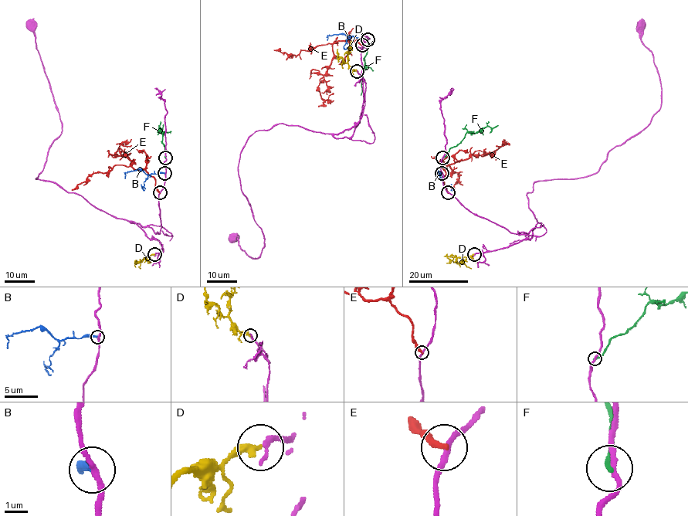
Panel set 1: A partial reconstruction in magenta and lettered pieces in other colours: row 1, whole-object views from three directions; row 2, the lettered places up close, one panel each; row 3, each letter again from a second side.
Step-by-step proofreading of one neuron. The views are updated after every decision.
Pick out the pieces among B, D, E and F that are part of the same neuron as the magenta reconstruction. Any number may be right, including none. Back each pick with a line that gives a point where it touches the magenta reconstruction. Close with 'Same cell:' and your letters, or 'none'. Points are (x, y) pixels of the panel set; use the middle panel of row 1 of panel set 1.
D: meets magenta at (357, 71)
Same cell: D

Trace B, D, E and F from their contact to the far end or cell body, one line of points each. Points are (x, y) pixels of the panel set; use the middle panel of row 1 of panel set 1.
B: (367, 39), (339, 34), (329, 35), (327, 40)
D: (357, 71), (354, 71), (347, 62), (352, 42)
E: (361, 45), (356, 40), (333, 44), (332, 62), (318, 88), (323, 100), (333, 93)
F: (367, 40), (360, 95)

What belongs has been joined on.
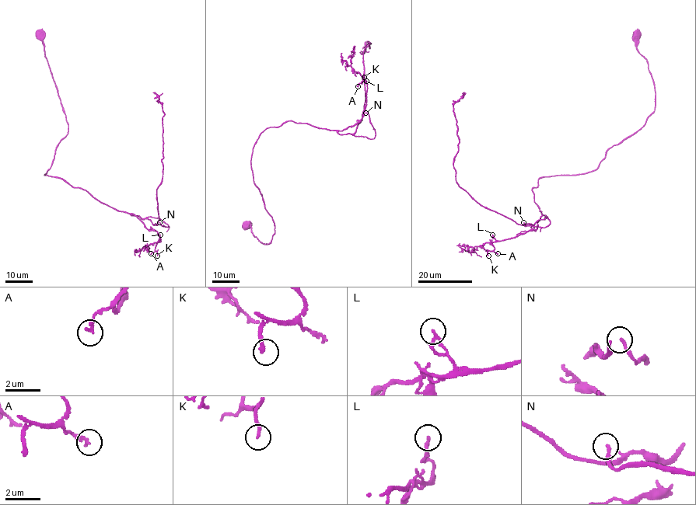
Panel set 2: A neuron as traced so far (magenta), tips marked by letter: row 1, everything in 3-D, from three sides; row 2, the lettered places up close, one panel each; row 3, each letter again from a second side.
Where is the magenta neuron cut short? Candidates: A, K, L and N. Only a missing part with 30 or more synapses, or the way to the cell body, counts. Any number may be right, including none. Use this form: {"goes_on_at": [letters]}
{"goes_on_at": ["K"]}

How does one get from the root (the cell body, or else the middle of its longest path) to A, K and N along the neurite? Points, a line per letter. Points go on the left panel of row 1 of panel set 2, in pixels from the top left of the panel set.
A: (40, 36), (68, 123), (68, 133), (44, 175), (62, 179), (103, 203), (134, 214), (160, 237), (151, 253)
K: (40, 36), (68, 123), (68, 133), (44, 175), (62, 179), (103, 203), (134, 214), (160, 237), (157, 255)
N: (40, 36), (68, 123), (44, 175), (62, 179), (119, 210), (159, 217), (169, 227), (159, 222)

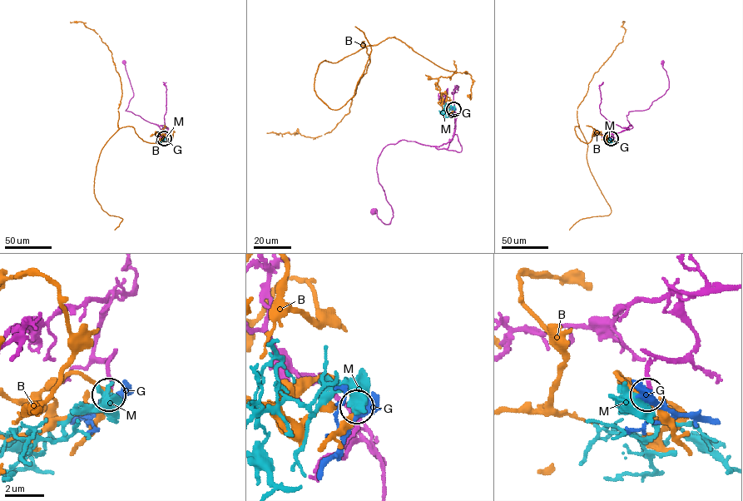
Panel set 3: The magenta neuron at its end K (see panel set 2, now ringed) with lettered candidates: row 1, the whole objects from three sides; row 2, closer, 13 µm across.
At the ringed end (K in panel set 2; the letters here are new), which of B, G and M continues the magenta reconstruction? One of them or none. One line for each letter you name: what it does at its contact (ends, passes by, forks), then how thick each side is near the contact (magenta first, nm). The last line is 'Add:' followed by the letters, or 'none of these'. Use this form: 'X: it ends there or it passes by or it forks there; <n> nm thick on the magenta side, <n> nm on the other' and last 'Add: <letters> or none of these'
M: it ends there; 200 nm thick on the magenta side, 650 nm on the other
Add: M

